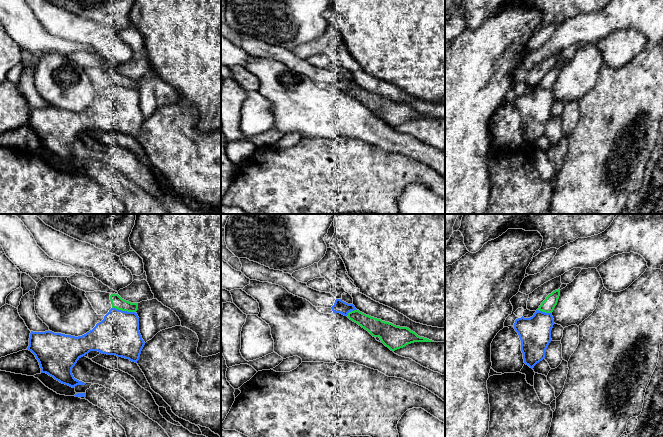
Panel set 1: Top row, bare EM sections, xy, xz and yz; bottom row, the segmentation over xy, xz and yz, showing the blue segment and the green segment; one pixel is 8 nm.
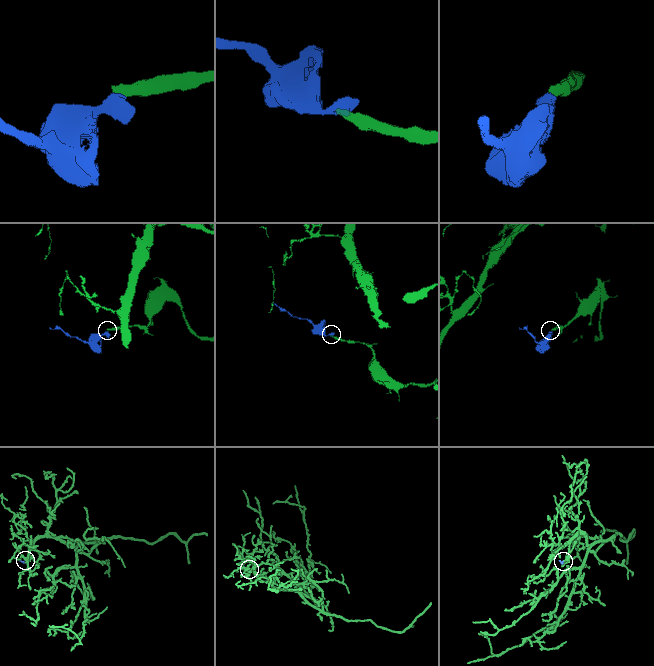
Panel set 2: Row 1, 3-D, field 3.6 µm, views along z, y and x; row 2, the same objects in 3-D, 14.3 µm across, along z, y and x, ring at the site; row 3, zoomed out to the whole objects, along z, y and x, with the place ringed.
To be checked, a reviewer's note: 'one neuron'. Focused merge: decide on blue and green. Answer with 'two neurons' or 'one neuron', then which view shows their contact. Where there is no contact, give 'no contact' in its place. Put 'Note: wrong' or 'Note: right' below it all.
two neurons; meets blue in xy
Note: wrong

